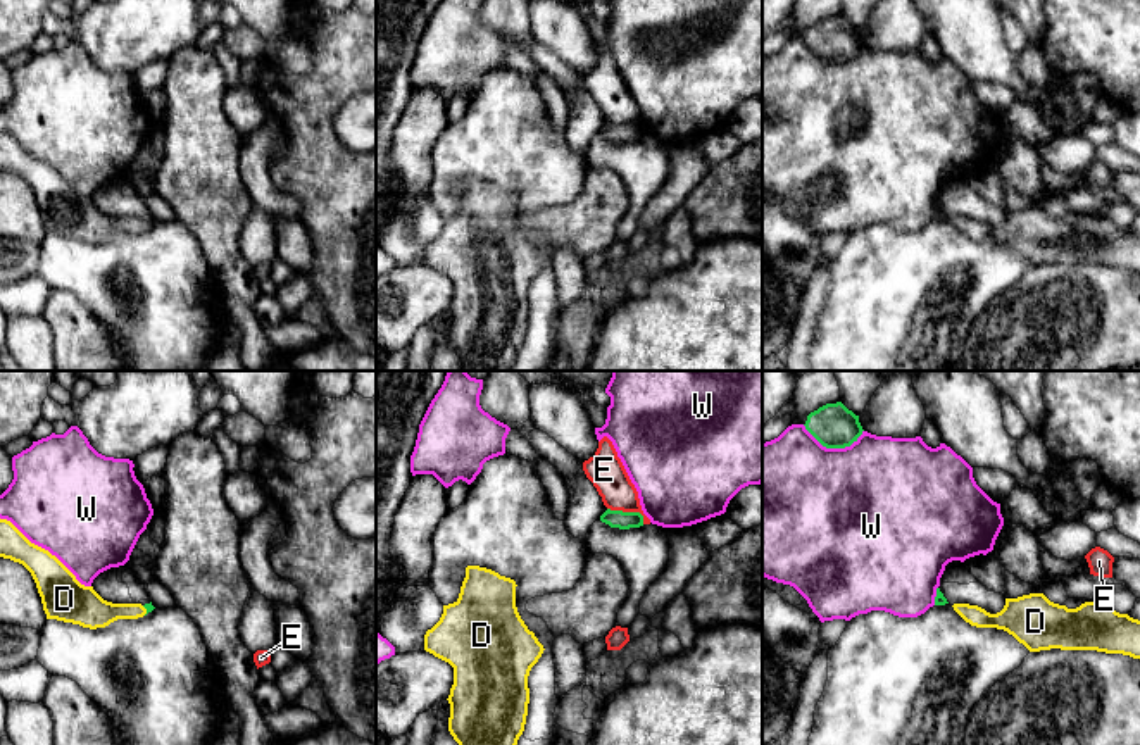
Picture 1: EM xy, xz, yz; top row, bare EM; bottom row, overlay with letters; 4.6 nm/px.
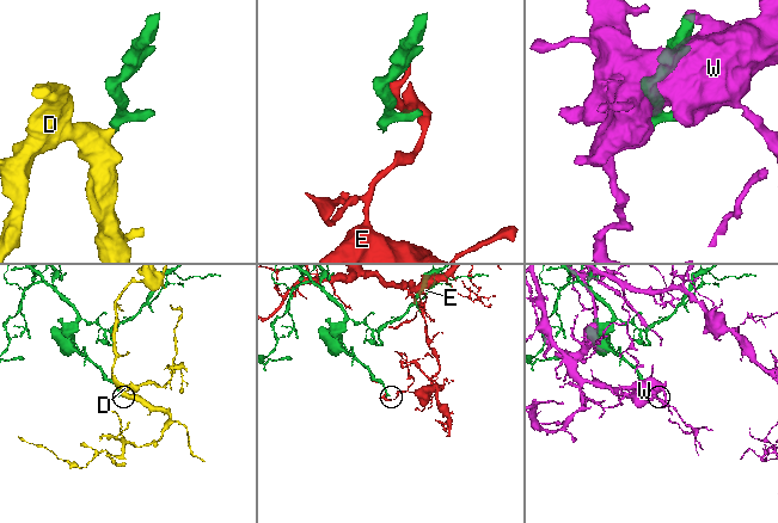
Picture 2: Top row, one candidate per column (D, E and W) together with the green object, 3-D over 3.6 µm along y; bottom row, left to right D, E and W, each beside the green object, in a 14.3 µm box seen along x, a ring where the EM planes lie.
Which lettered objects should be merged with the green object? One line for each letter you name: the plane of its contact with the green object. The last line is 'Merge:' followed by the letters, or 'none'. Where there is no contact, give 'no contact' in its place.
D: meets green in xy
Merge: D

